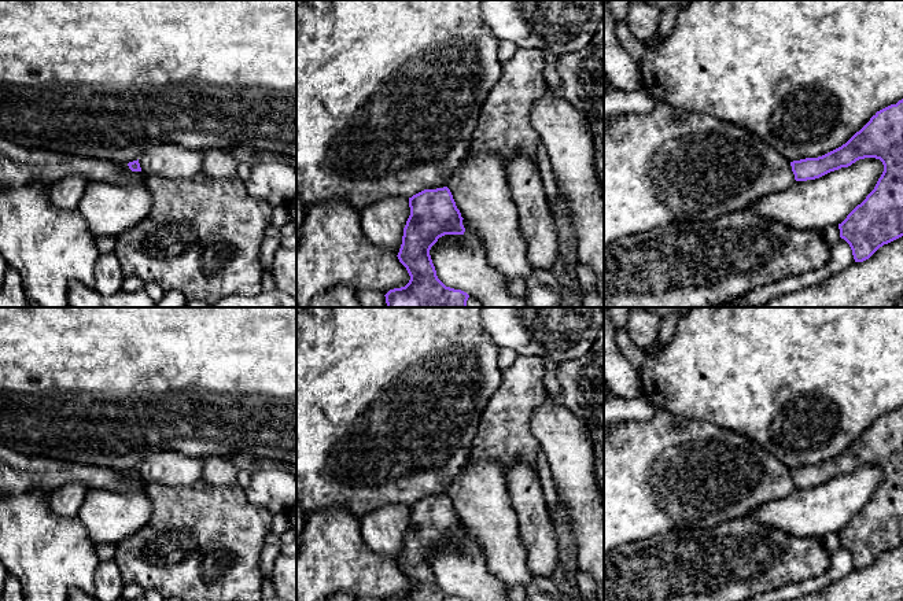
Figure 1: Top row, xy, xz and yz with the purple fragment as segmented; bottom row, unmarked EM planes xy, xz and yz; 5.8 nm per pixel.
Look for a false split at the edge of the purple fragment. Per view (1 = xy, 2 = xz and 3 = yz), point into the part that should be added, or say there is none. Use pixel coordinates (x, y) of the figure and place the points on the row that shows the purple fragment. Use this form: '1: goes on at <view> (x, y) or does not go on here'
1: does not go on here
2: does not go on here
3: does not go on here

